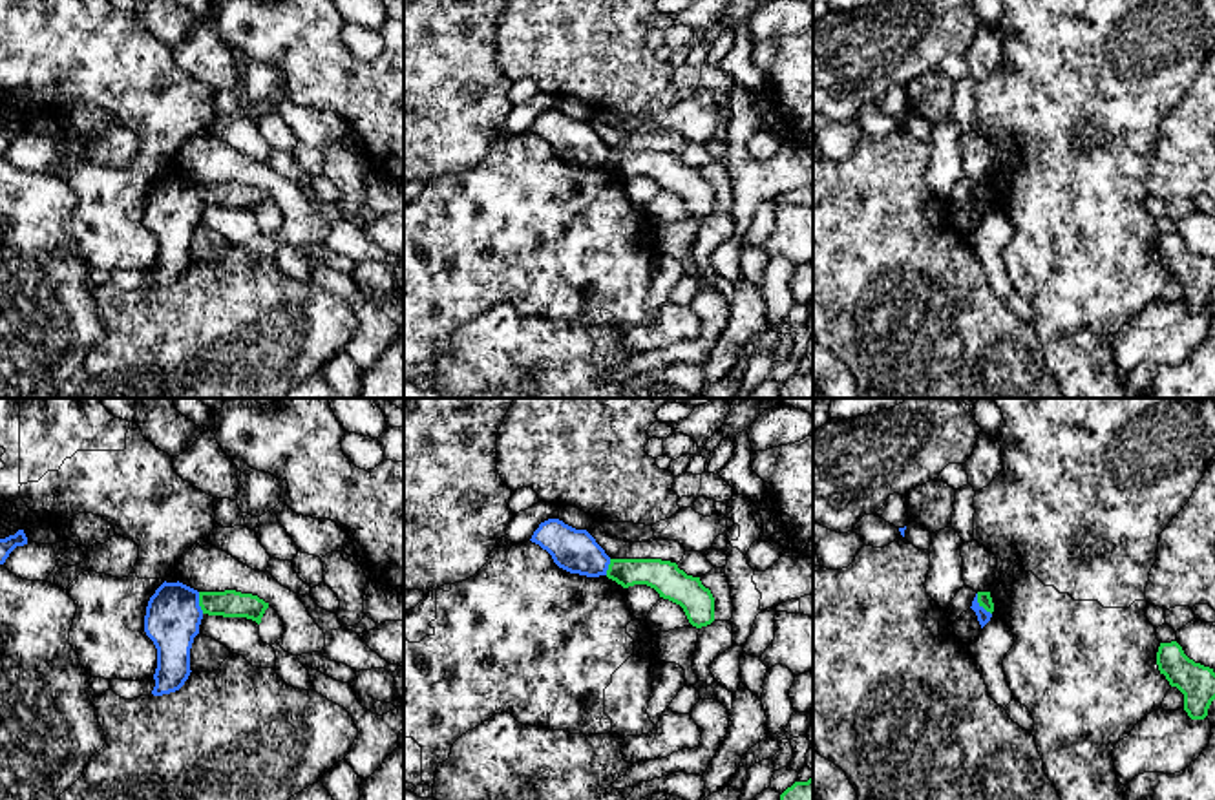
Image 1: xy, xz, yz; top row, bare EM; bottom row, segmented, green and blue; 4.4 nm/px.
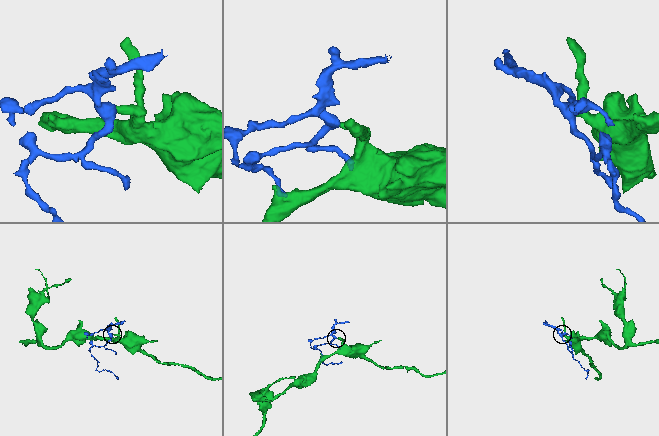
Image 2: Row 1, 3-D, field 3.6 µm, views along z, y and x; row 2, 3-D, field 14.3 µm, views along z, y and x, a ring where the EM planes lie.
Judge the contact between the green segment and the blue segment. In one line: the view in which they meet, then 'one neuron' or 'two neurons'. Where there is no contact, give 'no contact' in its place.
yz | two neurons

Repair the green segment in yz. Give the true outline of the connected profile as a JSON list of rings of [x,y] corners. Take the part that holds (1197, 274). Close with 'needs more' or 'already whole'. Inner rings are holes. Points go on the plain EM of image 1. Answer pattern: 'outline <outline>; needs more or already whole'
outline [[[1177,232],[1160,234],[1157,256],[1171,278],[1184,285],[1184,301],[1191,311],[1204,311],[1215,290],[1215,263],[1189,250]]]; already whole

